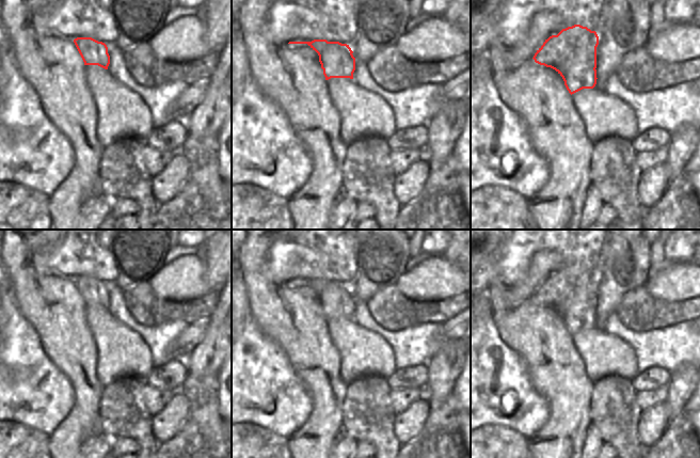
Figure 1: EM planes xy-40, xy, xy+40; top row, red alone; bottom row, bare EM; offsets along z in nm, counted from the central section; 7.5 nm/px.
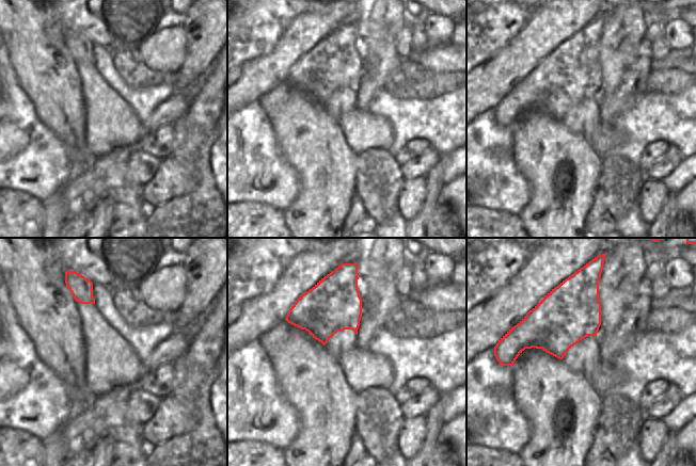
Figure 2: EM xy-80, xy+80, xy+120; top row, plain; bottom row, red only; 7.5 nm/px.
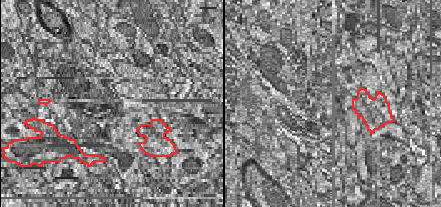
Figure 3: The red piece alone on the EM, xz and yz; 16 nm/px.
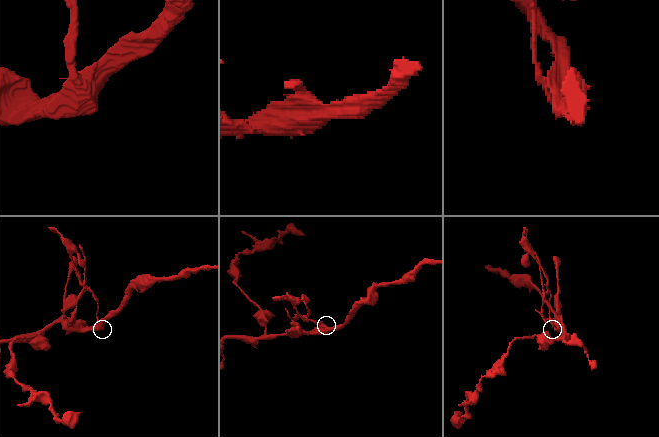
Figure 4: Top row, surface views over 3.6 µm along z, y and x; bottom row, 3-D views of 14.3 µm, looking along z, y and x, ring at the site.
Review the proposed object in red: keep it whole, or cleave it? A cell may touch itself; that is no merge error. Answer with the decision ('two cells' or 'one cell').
two cells

